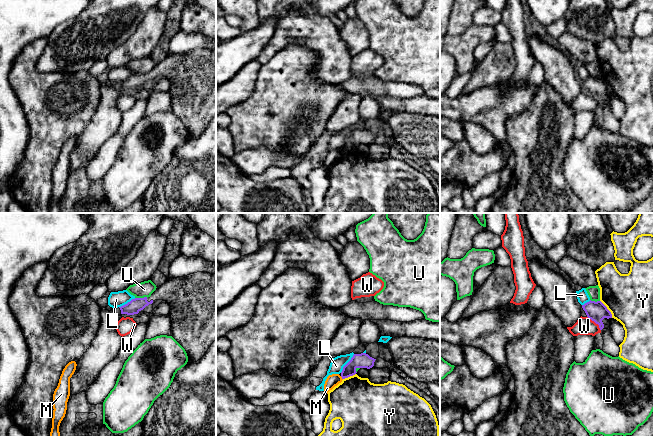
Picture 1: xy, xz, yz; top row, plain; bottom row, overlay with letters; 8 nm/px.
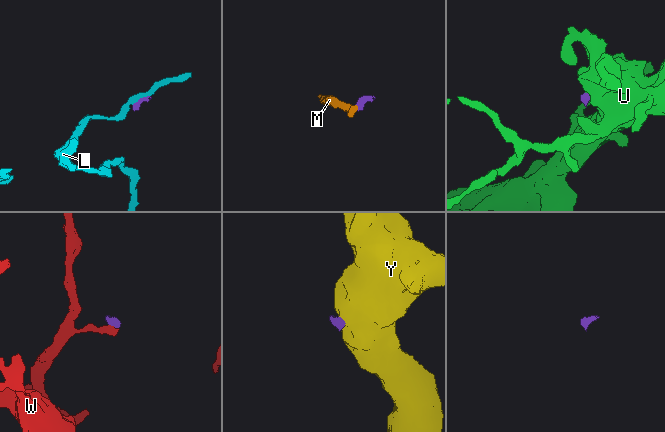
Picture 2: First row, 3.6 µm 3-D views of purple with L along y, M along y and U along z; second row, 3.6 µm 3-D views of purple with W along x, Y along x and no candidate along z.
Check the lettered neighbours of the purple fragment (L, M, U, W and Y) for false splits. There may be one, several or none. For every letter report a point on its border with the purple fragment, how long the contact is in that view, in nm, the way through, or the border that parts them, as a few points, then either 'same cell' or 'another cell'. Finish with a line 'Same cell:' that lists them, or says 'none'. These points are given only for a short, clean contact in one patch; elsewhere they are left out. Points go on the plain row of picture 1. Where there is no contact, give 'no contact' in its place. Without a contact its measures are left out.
L: contact xz (347, 139); length 190 nm; border xz (354, 130), (340, 148); another cell
M: contact xz (342, 154); length 40 nm; border xz (340, 152), (342, 155); another cell
U: contact xy (141, 74); length 100 nm; border xy (147, 73), (135, 74); another cell
W: contact yz (595, 98); length 160 nm; border yz (587, 92), (598, 101), (600, 106); another cell
Y: contact yz (607, 85); length 170 nm; border yz (600, 76), (612, 93); another cell
Same cell: none

